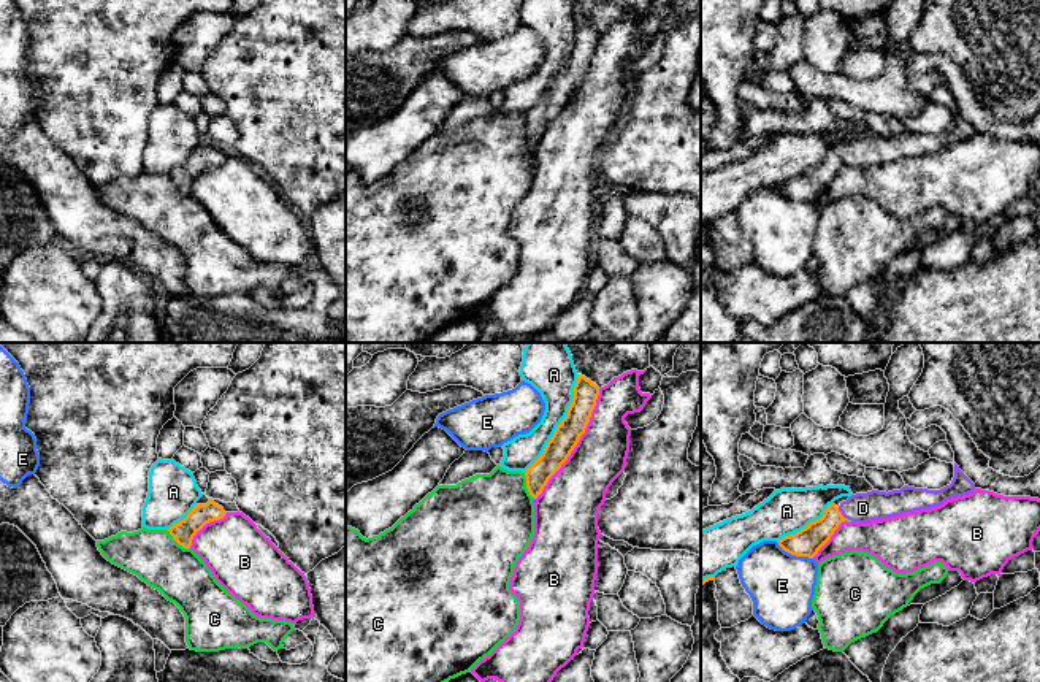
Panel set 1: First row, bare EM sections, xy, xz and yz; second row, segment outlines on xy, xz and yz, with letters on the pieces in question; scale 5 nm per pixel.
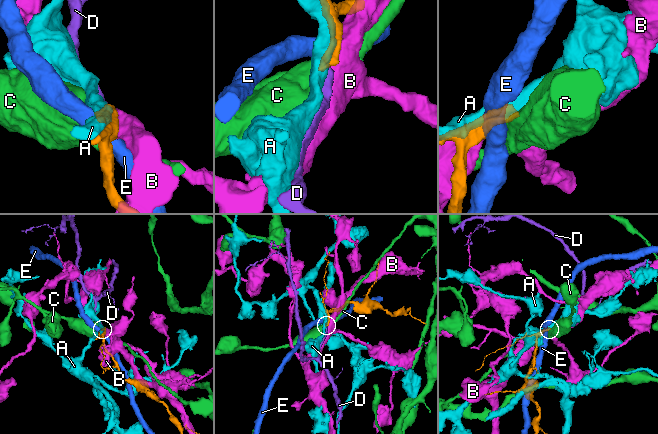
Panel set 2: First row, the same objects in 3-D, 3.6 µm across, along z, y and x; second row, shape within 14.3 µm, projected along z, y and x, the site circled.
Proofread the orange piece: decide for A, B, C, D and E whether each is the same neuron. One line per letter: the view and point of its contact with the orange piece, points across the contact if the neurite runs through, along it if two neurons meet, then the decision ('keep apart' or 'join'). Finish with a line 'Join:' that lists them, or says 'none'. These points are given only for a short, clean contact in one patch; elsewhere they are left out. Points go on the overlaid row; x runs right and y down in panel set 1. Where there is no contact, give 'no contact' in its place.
A: meets orange in xz at (560, 424); keep apart
B: meets orange in xz at (576, 444); keep apart
C: meets orange in xz at (527, 486); border along xz (523, 473), (527, 490), (535, 498); keep apart
D: meets orange in yz at (841, 513); runs through yz (806, 543), (841, 513), (863, 508); join
E: meets orange in yz at (795, 554); keep apart
Join: D

